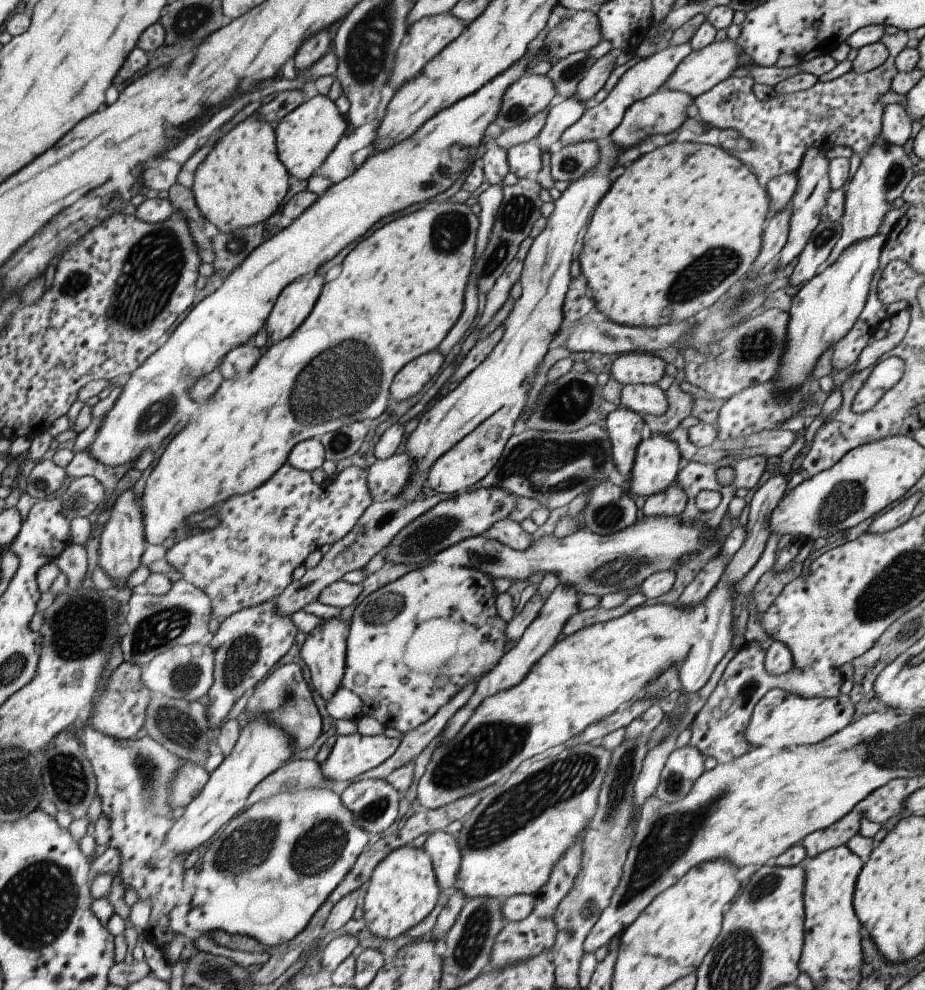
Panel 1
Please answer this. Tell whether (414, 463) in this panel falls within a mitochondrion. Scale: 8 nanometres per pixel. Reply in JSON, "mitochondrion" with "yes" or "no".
{"mitochondrion":"no"}

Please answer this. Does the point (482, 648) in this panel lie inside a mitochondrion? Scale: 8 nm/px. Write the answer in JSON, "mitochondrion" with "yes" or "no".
{"mitochondrion":"no"}

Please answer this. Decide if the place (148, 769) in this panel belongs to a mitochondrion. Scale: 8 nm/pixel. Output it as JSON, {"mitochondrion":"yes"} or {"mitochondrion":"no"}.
{"mitochondrion":"yes"}

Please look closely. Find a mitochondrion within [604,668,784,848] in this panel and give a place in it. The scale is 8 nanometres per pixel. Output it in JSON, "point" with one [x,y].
{"point":[747,689]}

